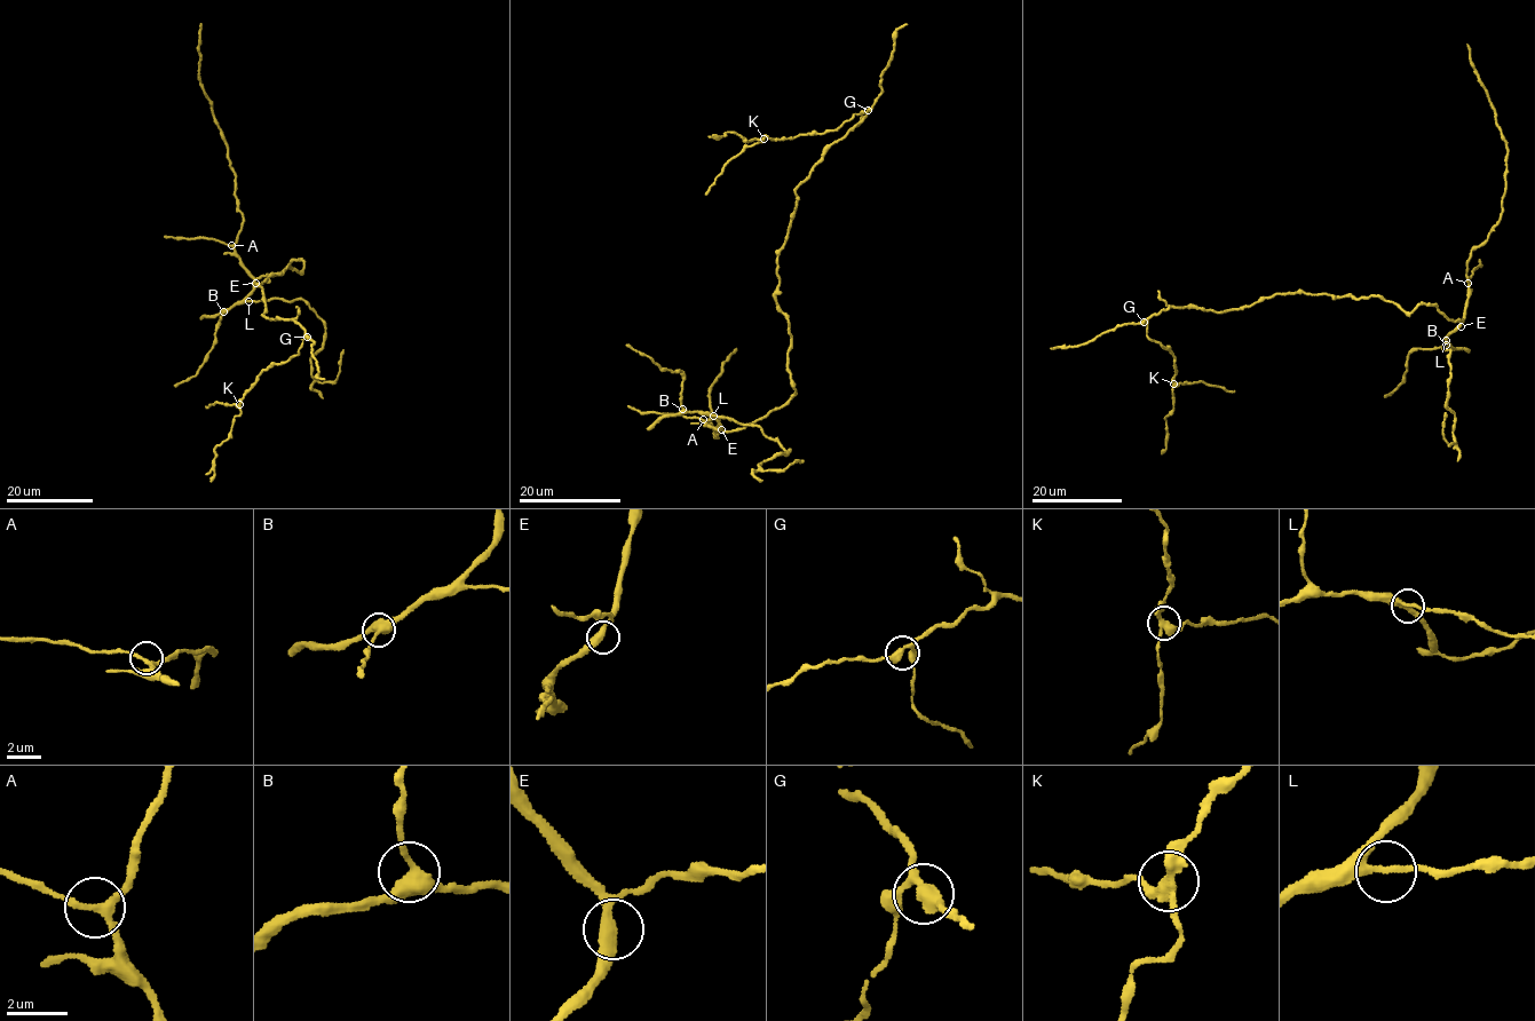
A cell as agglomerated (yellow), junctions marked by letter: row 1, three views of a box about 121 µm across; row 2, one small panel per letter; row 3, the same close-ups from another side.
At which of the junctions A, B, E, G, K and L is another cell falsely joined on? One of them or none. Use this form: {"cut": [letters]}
{"cut": ["K"]}

